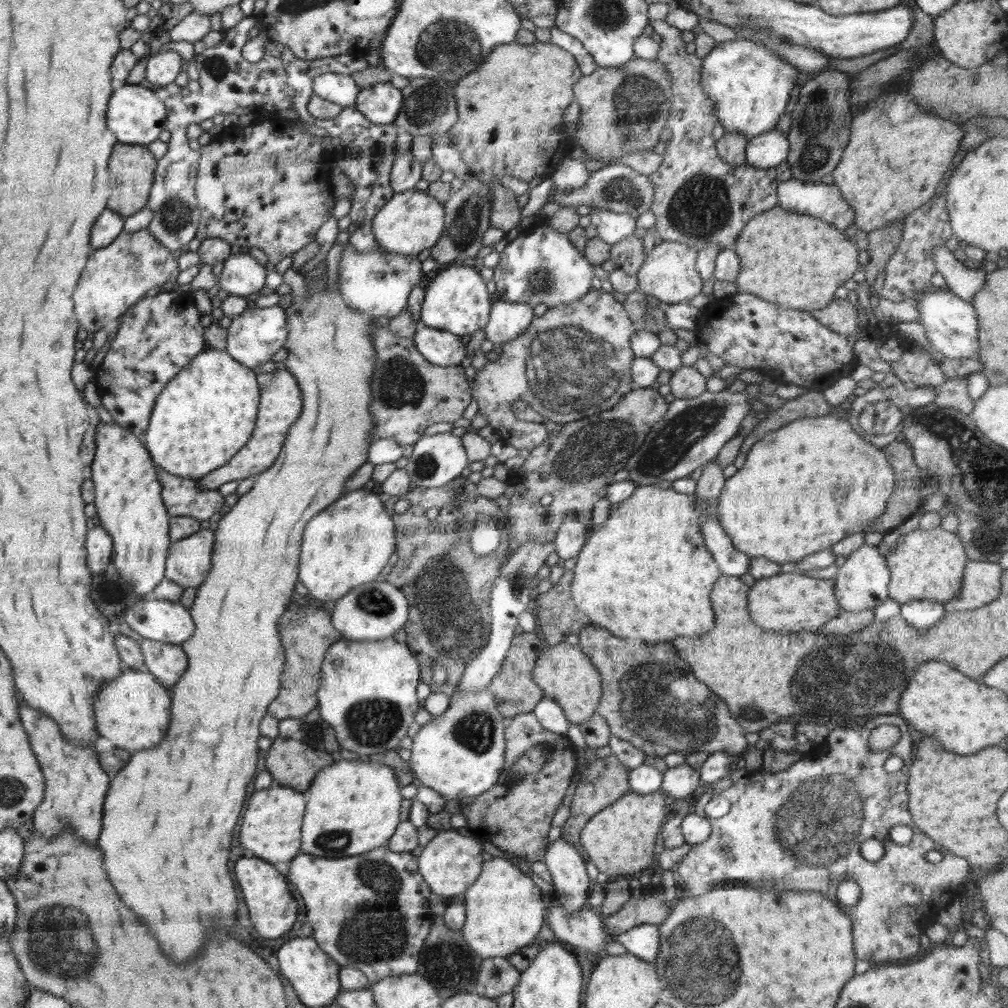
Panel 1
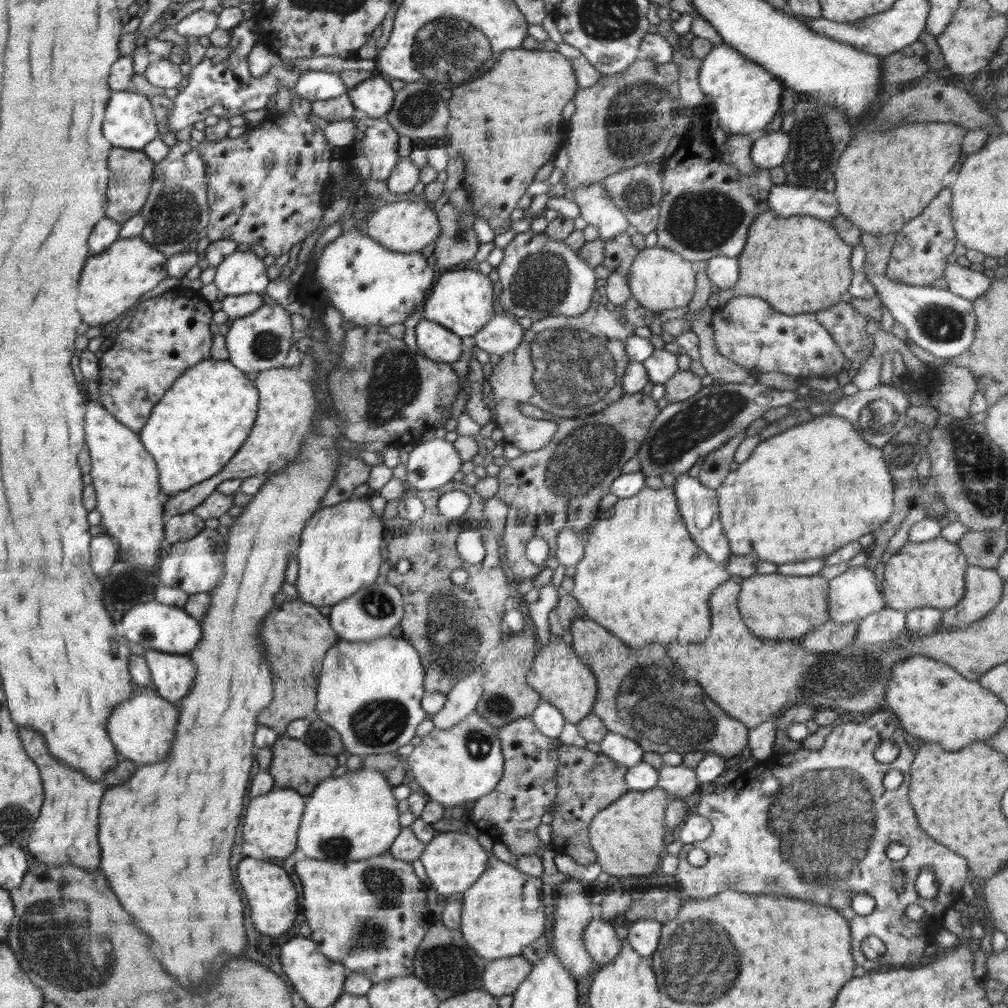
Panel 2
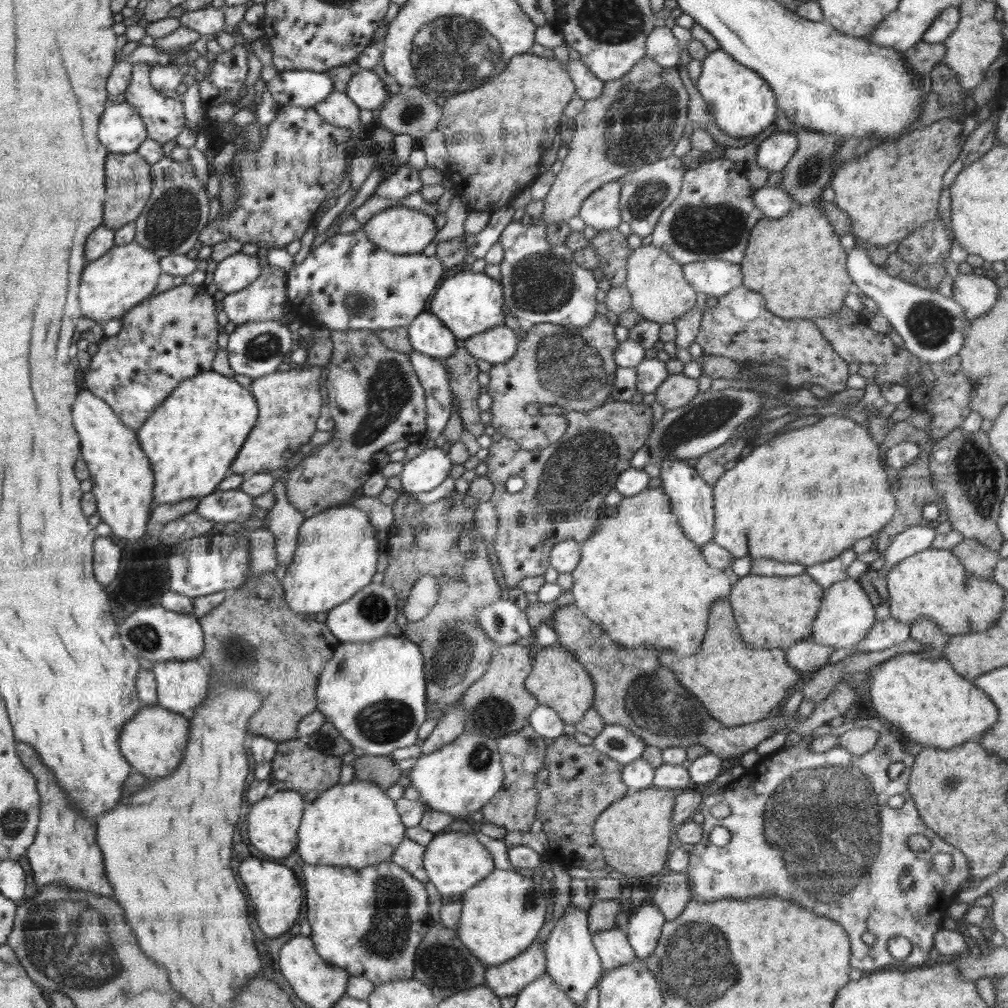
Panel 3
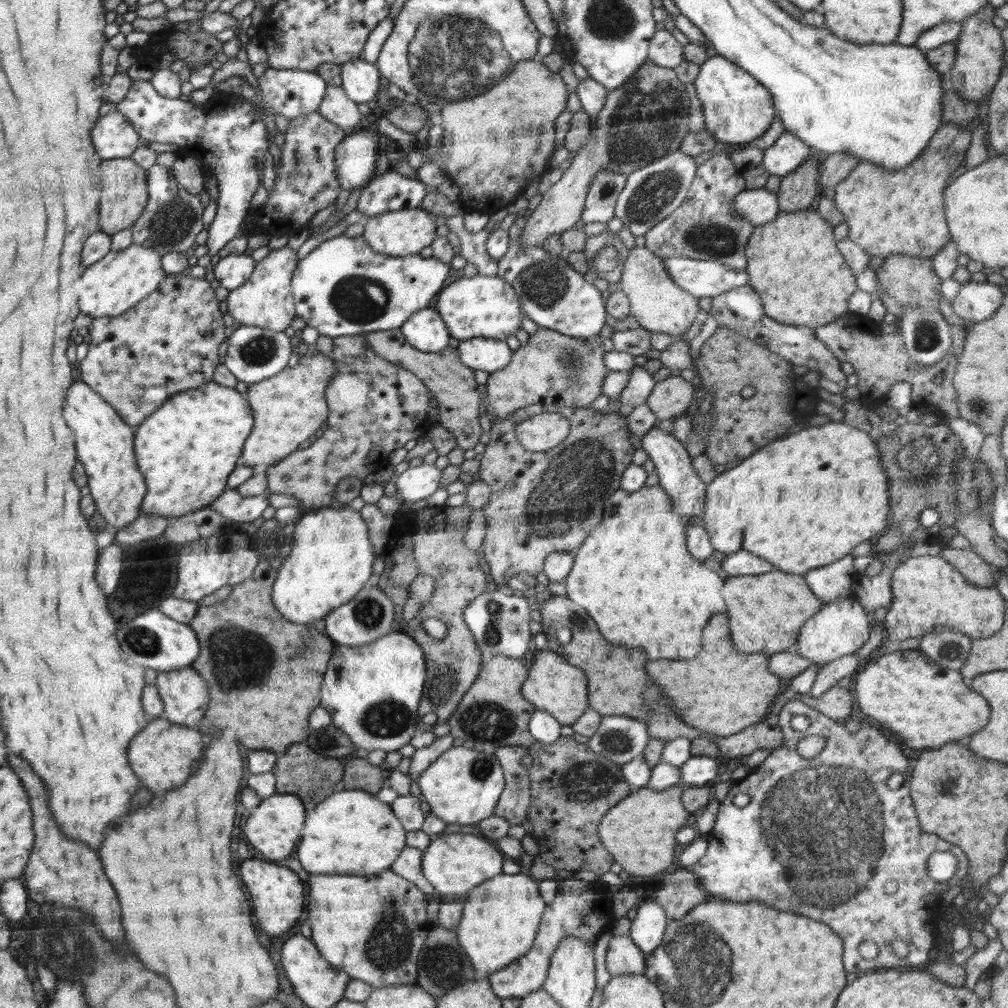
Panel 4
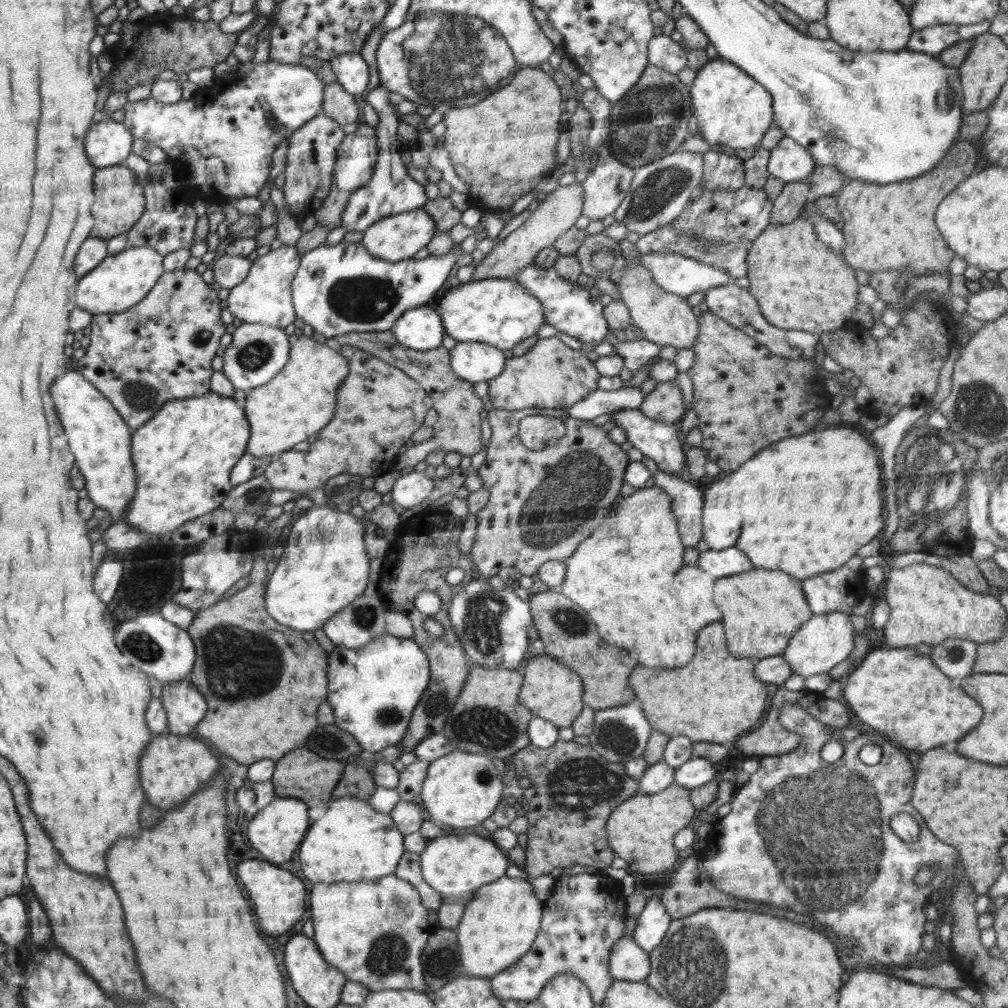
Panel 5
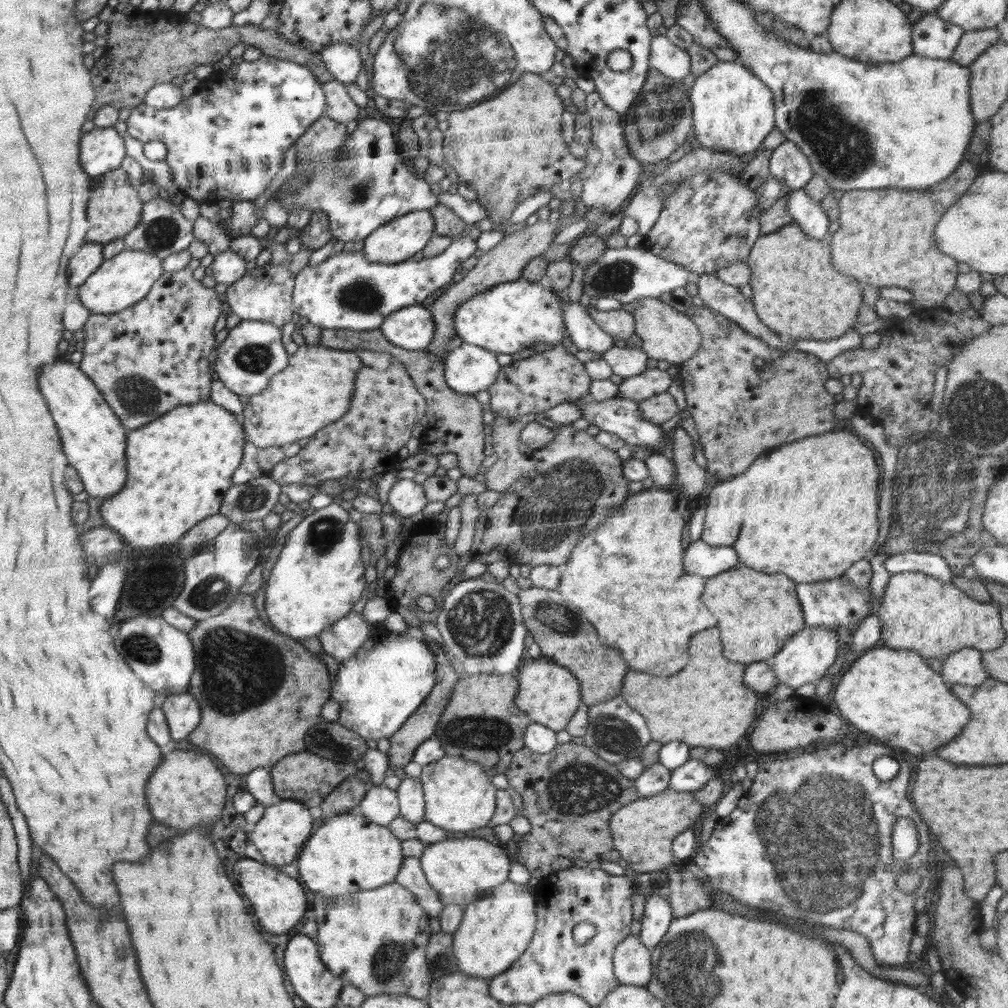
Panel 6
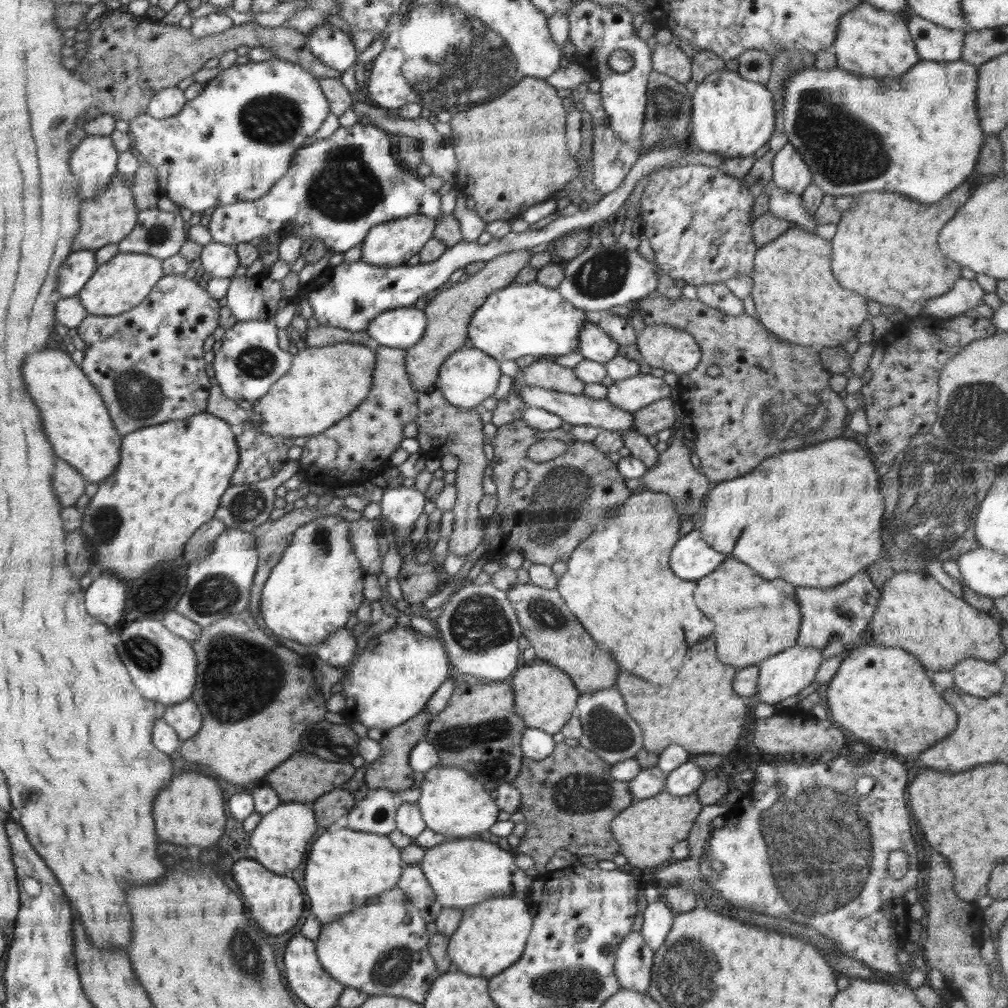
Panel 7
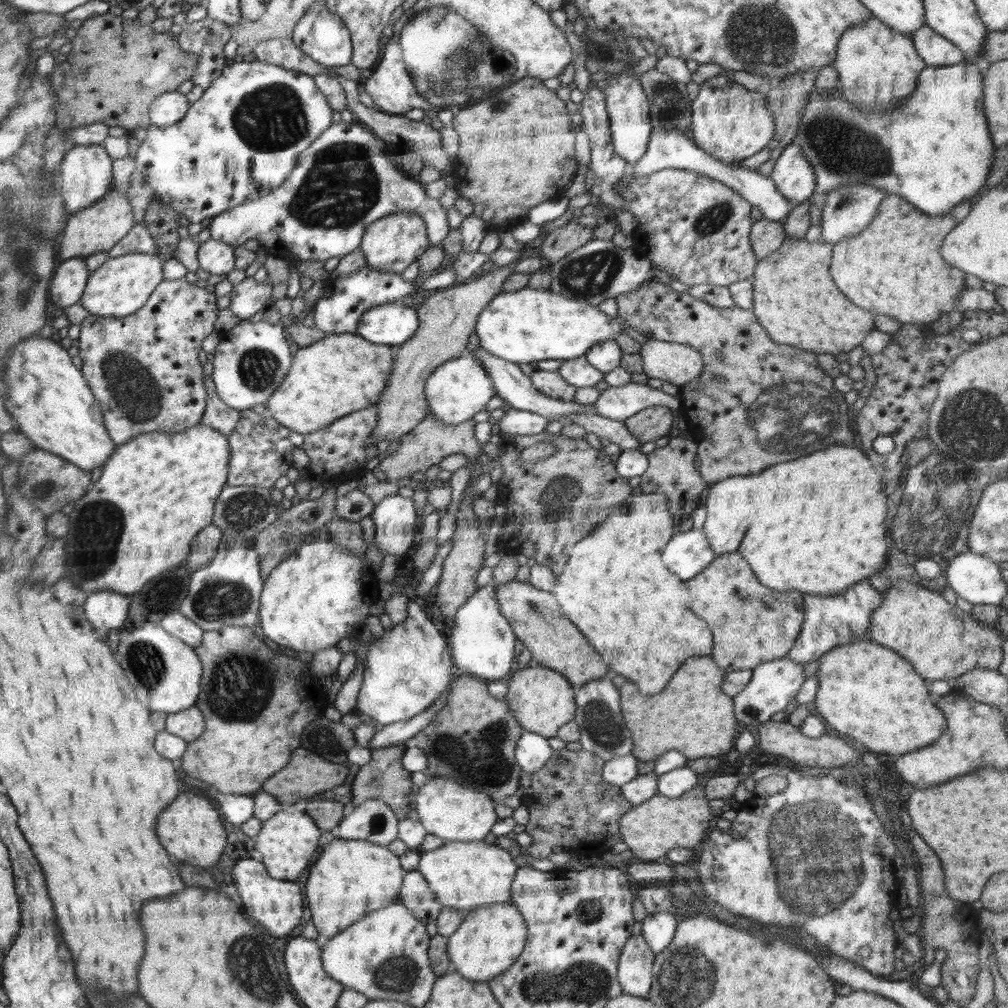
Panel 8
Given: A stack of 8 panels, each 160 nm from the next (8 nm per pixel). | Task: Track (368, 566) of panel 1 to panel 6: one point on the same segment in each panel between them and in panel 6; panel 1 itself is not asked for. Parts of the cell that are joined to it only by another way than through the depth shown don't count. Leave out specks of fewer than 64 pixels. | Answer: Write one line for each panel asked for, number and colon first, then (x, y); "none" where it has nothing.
2: (340, 554)
3: (336, 554)
4: (331, 561)
5: (324, 566)
6: (319, 576)

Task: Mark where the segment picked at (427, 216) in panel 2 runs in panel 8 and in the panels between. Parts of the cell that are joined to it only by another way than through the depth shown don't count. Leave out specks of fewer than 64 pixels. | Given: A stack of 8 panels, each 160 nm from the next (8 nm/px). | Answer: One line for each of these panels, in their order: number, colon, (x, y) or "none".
3: (401, 230)
4: (404, 232)
5: (397, 237)
6: (398, 240)
7: (392, 243)
8: (391, 244)

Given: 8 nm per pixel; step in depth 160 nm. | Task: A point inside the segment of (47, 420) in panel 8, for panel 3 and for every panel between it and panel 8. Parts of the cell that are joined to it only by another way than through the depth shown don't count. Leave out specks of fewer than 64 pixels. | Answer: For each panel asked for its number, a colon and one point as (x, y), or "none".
3: (122, 472)
4: (105, 441)
5: (100, 438)
6: (94, 438)
7: (75, 415)

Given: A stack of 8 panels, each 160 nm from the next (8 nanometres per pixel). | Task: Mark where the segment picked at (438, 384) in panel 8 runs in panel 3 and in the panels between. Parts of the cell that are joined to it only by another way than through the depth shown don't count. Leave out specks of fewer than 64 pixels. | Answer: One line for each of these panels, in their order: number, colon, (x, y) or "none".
3: (497, 345)
4: (486, 354)
5: (474, 362)
6: (469, 369)
7: (469, 376)

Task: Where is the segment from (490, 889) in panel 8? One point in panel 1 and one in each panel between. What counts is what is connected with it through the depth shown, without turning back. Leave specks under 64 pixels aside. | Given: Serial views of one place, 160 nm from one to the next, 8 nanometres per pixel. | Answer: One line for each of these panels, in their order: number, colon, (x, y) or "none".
1: (450, 863)
2: (453, 861)
3: (454, 862)
4: (454, 864)
5: (456, 866)
6: (462, 871)
7: (462, 873)

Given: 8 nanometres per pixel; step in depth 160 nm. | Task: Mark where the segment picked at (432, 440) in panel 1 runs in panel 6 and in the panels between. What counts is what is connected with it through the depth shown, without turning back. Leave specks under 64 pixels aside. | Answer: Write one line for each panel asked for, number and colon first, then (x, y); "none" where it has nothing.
2: (431, 464)
3: (422, 472)
4: (417, 483)
5: (410, 491)
6: (407, 498)

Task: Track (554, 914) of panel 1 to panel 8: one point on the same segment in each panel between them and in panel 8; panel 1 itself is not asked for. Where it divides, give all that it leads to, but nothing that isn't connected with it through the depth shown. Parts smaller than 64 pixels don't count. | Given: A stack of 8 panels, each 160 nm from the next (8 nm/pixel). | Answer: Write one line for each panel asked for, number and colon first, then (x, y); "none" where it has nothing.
2: (600, 940)
3: (612, 946)
4: (623, 956)
5: (627, 961)
6: (631, 961)
7: (634, 959)
8: (635, 966)

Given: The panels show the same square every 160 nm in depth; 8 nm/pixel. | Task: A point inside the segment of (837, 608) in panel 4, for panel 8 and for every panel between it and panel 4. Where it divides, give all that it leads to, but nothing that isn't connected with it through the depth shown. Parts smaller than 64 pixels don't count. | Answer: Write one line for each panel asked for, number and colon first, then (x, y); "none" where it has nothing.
5: (824, 640)
6: (804, 659)
7: (785, 674)
8: (774, 684)

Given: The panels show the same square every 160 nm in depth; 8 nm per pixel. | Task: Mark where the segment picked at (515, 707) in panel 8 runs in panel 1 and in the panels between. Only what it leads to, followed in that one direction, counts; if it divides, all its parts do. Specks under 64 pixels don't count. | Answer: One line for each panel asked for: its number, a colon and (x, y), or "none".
1: (565, 674)
2: (558, 675)
3: (557, 679)
4: (553, 685)
5: (551, 690)
6: (548, 693)
7: (545, 696)

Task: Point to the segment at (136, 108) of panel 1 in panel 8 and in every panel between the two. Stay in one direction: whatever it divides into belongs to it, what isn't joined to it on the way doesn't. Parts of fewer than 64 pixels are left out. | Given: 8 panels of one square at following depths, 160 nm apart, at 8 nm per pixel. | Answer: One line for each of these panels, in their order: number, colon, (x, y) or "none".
2: (130, 123)
3: (122, 130)
4: (113, 136)
5: (109, 143)
6: (102, 150)
7: (94, 161)
8: (86, 174)

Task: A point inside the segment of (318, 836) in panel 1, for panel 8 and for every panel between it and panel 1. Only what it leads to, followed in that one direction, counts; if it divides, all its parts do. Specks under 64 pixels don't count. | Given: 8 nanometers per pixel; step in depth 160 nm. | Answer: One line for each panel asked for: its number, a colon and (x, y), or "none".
2: (352, 817)
3: (355, 825)
4: (352, 832)
5: (352, 842)
6: (347, 854)
7: (346, 869)
8: (353, 878)

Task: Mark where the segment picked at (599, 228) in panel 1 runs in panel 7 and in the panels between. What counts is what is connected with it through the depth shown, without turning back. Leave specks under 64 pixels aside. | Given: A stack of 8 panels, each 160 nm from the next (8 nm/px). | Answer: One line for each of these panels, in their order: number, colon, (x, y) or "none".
2: (596, 207)
3: (600, 210)
4: (605, 187)
5: (608, 180)
6: (615, 178)
7: (612, 159)

